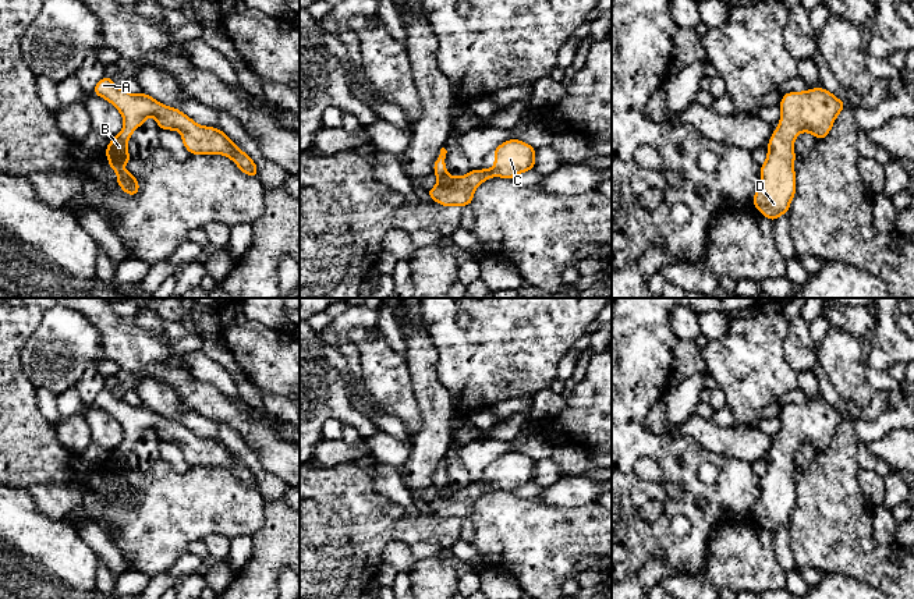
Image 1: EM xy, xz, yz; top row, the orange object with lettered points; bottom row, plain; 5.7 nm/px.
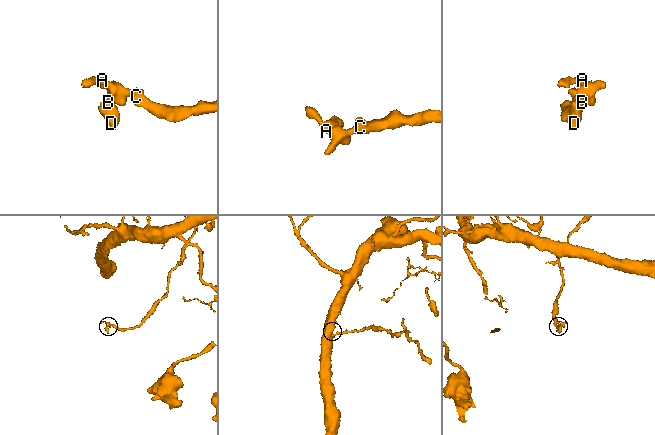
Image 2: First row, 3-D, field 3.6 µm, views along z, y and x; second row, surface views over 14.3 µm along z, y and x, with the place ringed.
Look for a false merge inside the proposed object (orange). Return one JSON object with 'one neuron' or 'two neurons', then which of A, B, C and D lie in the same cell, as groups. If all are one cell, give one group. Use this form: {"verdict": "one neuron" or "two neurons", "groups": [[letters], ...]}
{"verdict": "one neuron", "groups": [["A", "B", "C", "D"]]}

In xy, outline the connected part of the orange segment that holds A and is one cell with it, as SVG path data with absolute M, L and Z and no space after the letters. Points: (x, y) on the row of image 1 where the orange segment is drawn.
M103 77L93 93L110 102L123 116L124 128L110 139L106 157L110 169L117 171L117 184L127 195L137 195L139 184L137 178L123 167L132 157L127 150L132 131L144 124L148 117L155 117L159 130L181 131L181 141L191 155L224 155L230 157L238 169L252 177L258 177L258 167L254 160L219 128L196 124L176 107L167 107L155 100L148 93L130 93L113 84L111 78Z

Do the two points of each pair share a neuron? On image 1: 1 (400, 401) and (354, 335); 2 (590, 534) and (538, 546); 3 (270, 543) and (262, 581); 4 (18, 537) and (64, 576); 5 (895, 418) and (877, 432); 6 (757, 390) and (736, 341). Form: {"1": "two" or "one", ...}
{"1": "one", "2": "one", "3": "one", "4": "one", "5": "one", "6": "one"}

